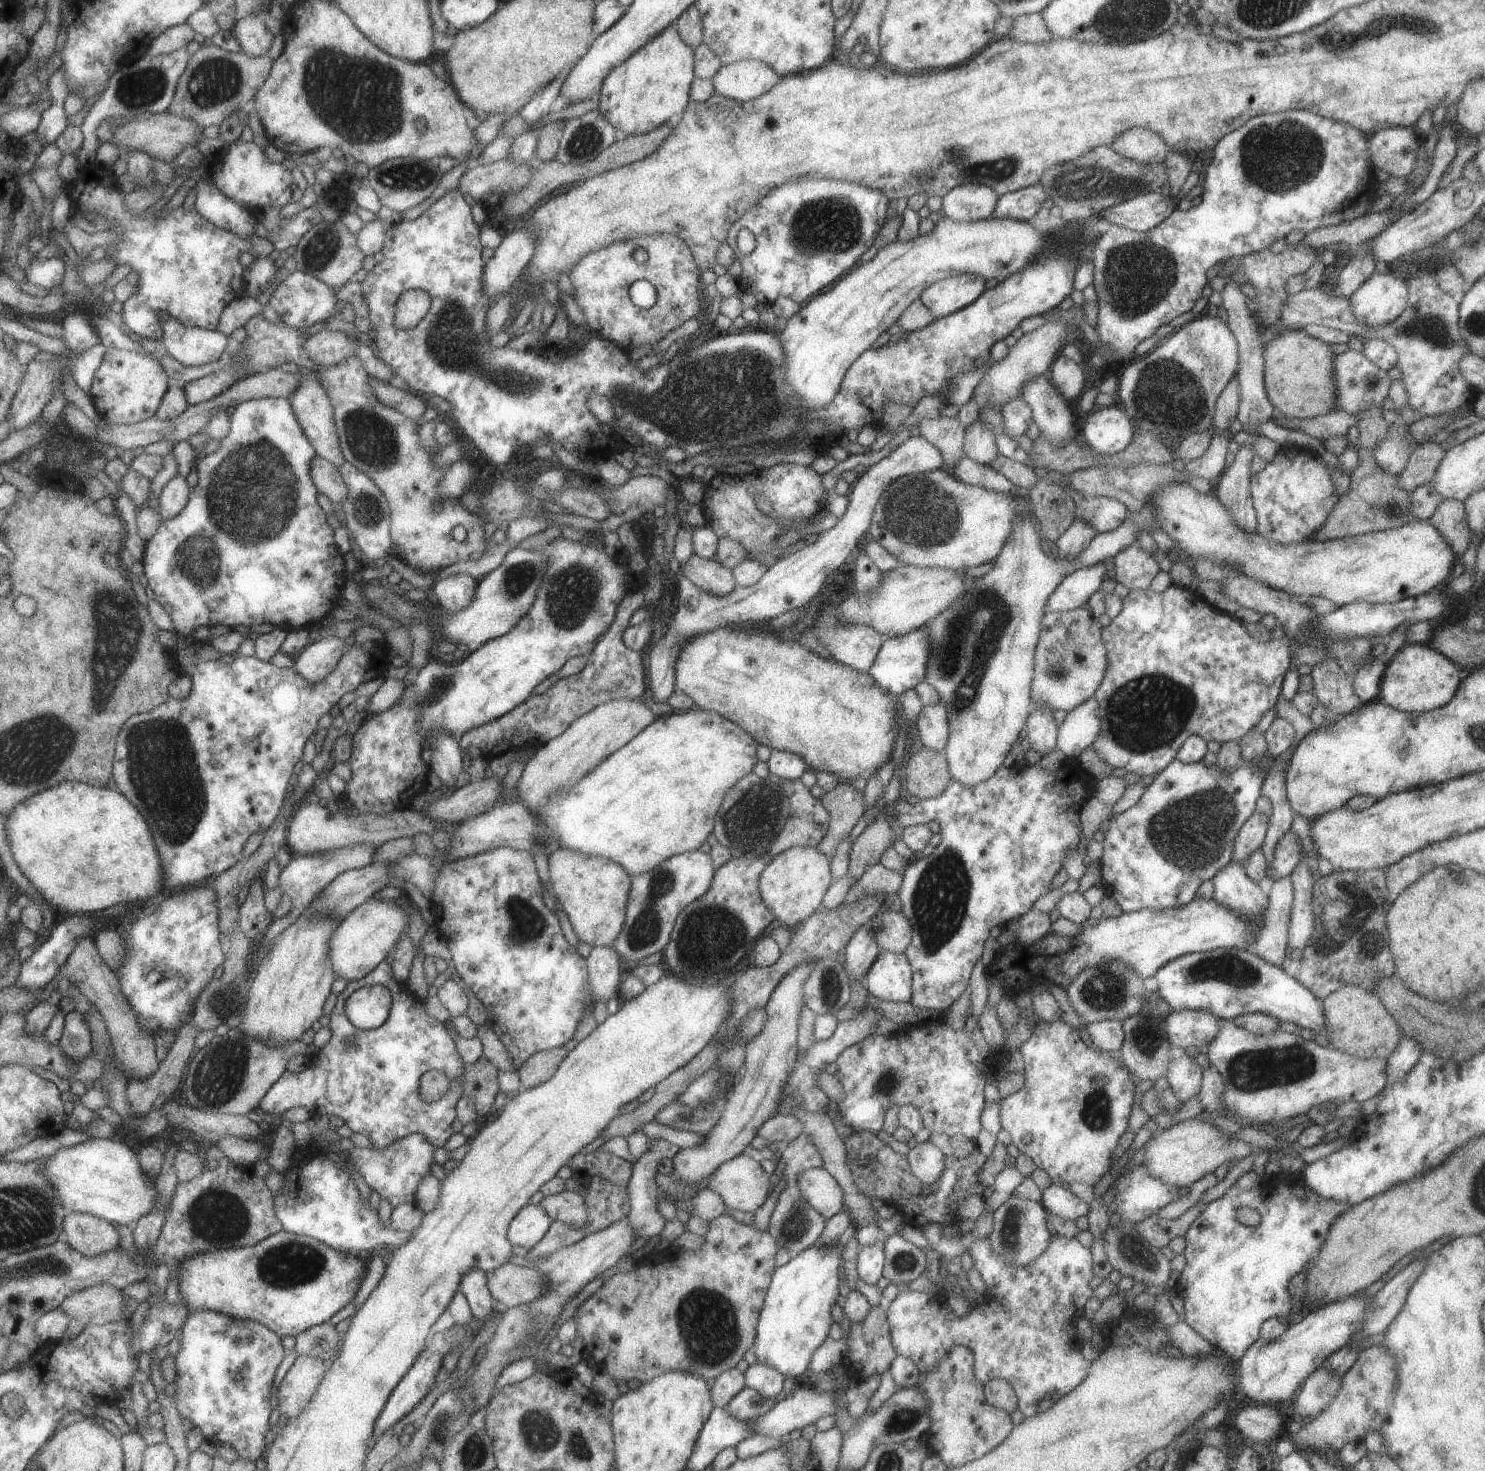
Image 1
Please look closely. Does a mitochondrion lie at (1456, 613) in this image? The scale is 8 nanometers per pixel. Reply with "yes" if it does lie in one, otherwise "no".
no

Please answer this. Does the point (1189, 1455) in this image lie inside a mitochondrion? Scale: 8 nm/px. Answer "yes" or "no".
no

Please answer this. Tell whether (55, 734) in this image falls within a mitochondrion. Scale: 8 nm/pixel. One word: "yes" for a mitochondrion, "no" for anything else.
yes

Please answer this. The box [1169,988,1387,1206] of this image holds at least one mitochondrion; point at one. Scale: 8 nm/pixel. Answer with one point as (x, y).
(1254, 1069)

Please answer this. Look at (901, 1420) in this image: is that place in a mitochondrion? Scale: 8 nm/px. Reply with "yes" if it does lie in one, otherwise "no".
yes

